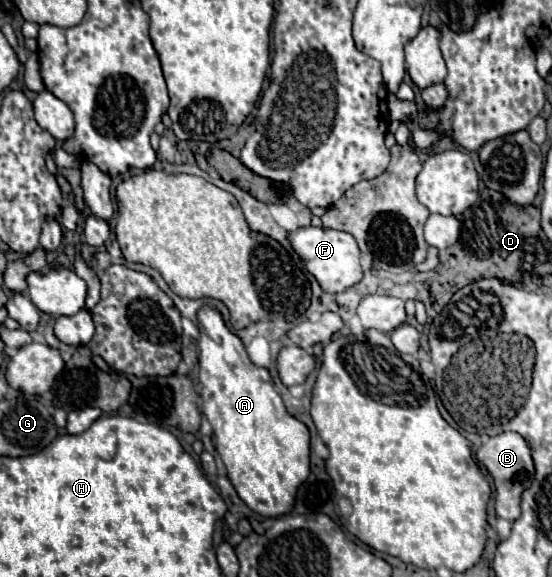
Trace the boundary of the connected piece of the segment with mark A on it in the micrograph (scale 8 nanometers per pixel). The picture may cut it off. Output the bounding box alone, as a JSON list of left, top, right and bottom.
[198,304,310,516]

